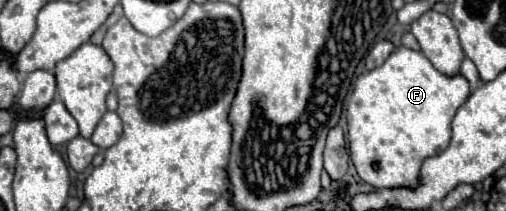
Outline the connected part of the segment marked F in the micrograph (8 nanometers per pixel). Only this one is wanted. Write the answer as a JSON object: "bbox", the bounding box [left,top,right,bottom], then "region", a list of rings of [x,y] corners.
{"bbox":[346,45,470,189],"region":[[[404,45],[396,47],[396,49],[390,53],[390,57],[384,61],[382,67],[376,67],[376,69],[372,69],[372,71],[368,71],[368,73],[362,73],[362,75],[356,79],[354,91],[352,91],[350,101],[348,101],[348,111],[346,111],[346,115],[348,115],[350,159],[352,159],[352,163],[354,163],[356,171],[358,171],[358,175],[360,175],[360,179],[366,181],[366,183],[370,183],[370,185],[376,187],[376,189],[396,189],[396,187],[416,189],[418,183],[420,183],[420,165],[422,165],[422,161],[428,159],[428,157],[438,155],[440,151],[444,151],[444,149],[448,147],[448,143],[450,143],[450,121],[452,121],[454,113],[458,111],[458,107],[468,99],[468,95],[470,95],[470,83],[466,81],[466,77],[462,77],[460,73],[458,73],[458,75],[452,75],[452,77],[440,73],[440,71],[424,57],[422,51],[414,51],[414,49],[404,47]]]}

